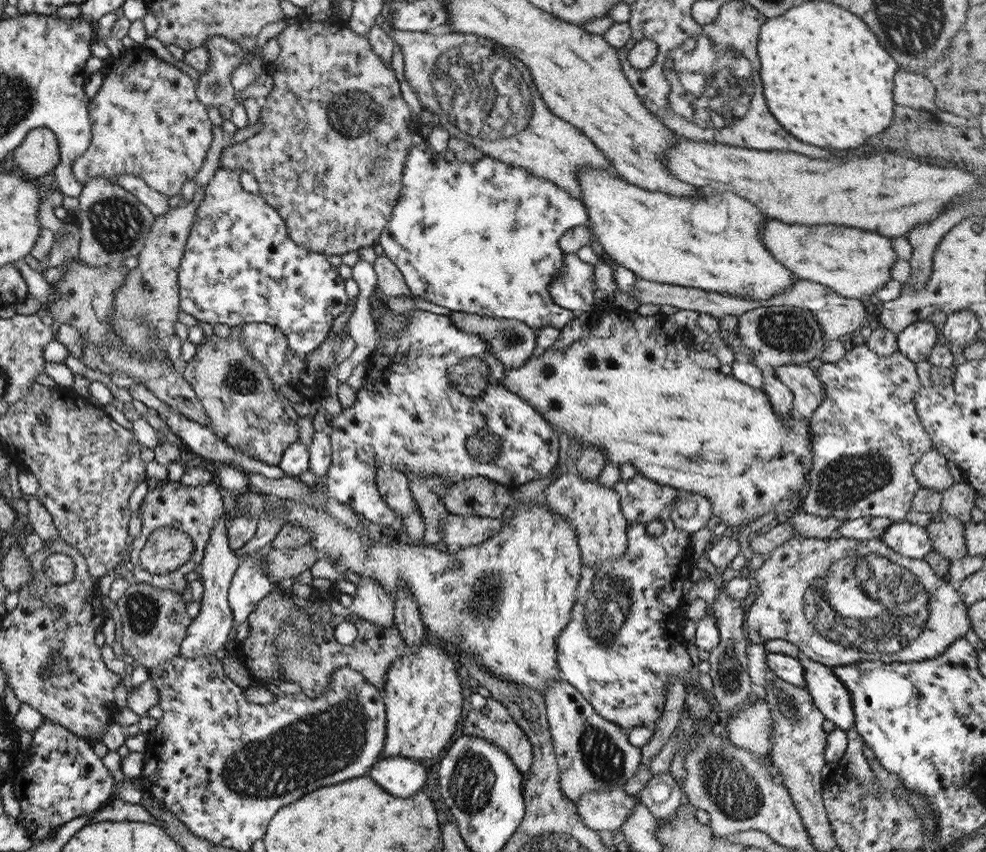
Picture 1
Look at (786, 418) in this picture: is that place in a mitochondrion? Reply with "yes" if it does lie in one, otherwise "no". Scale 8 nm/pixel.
no

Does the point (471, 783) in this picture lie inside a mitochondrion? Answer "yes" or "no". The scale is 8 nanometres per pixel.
yes

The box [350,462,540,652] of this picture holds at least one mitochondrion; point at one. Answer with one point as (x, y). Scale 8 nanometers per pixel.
(486, 596)

